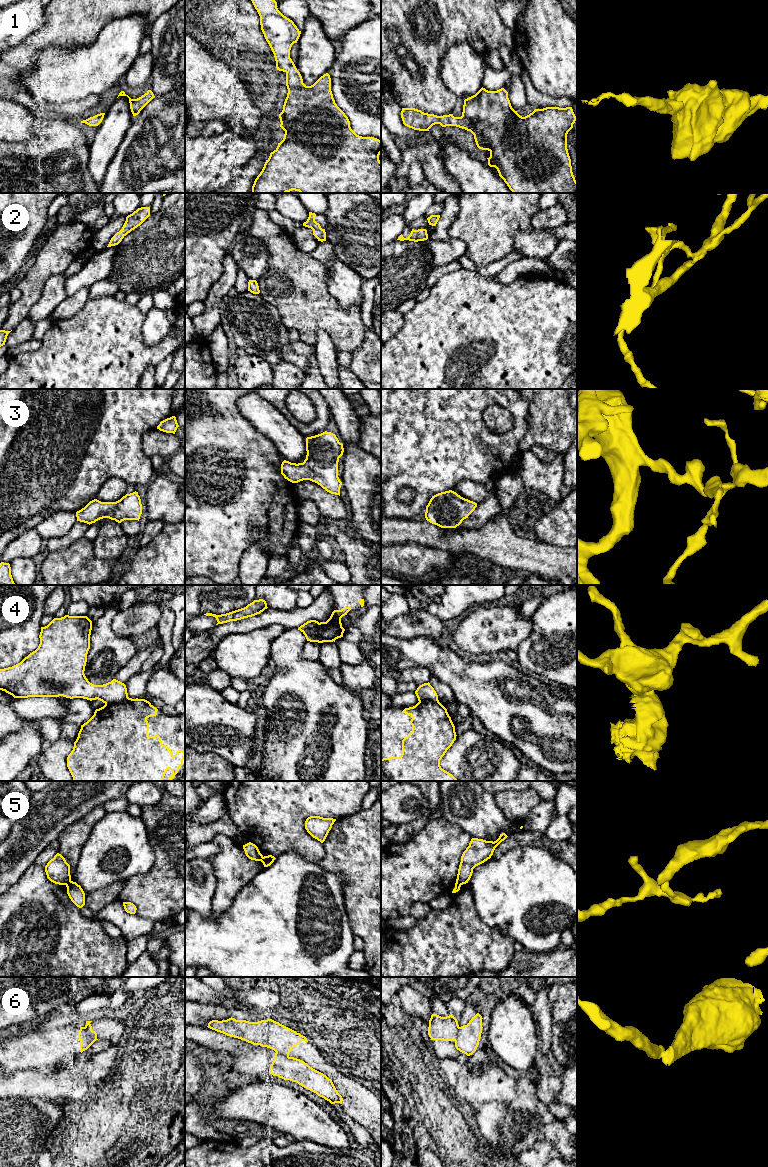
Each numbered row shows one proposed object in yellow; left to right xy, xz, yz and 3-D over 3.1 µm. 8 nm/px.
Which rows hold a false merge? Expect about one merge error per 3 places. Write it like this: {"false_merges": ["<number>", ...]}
{"false_merges": ["4", "5", "6"]}

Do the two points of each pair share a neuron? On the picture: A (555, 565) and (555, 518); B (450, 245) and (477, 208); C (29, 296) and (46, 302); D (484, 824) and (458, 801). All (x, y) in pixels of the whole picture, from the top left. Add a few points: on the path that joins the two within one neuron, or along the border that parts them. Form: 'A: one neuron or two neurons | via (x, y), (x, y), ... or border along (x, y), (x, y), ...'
A: two neurons | border along (533, 537), (544, 542), (566, 547)
B: two neurons | border along (449, 236), (462, 239), (466, 245), (466, 253)
C: two neurons | border along (49, 278), (41, 296), (31, 306), (26, 317)
D: one neuron | via (478, 818), (464, 804)

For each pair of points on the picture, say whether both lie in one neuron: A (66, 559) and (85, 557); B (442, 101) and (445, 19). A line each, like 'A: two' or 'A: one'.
A: one
B: one

